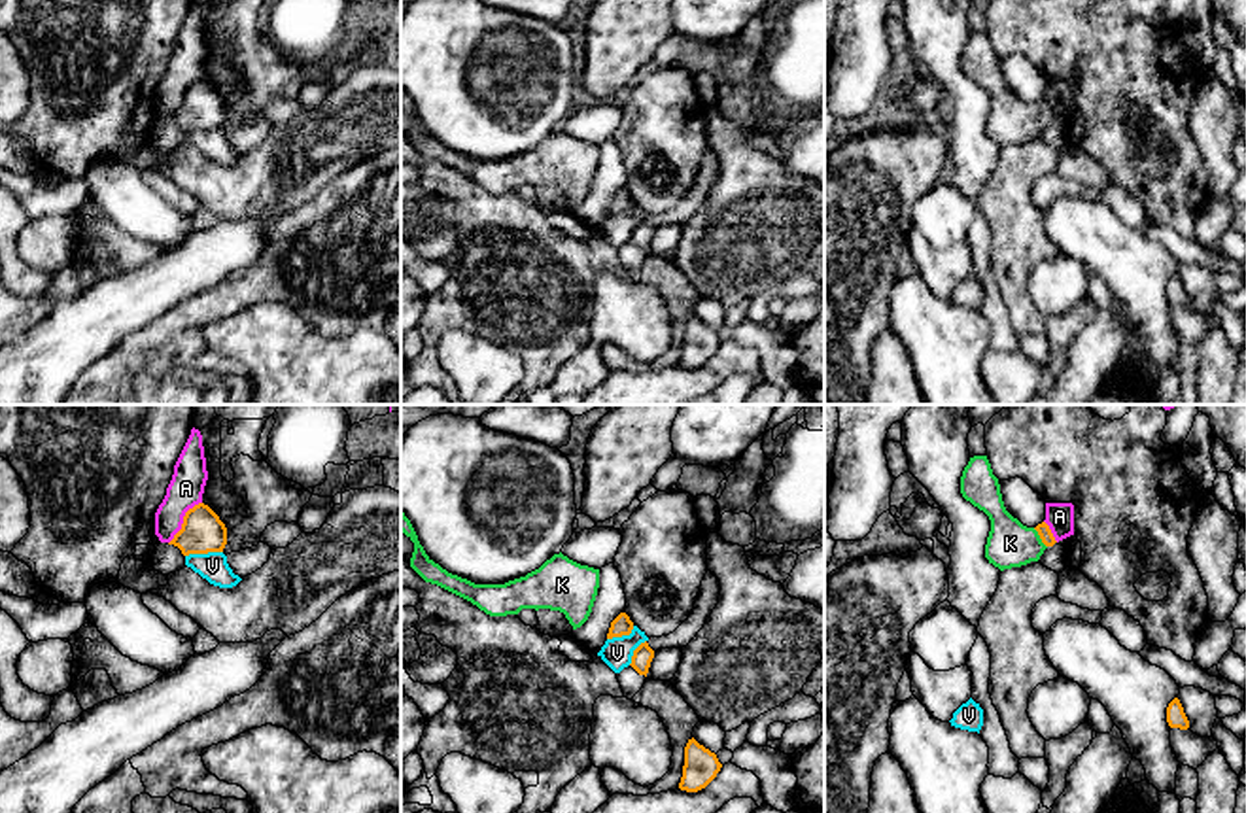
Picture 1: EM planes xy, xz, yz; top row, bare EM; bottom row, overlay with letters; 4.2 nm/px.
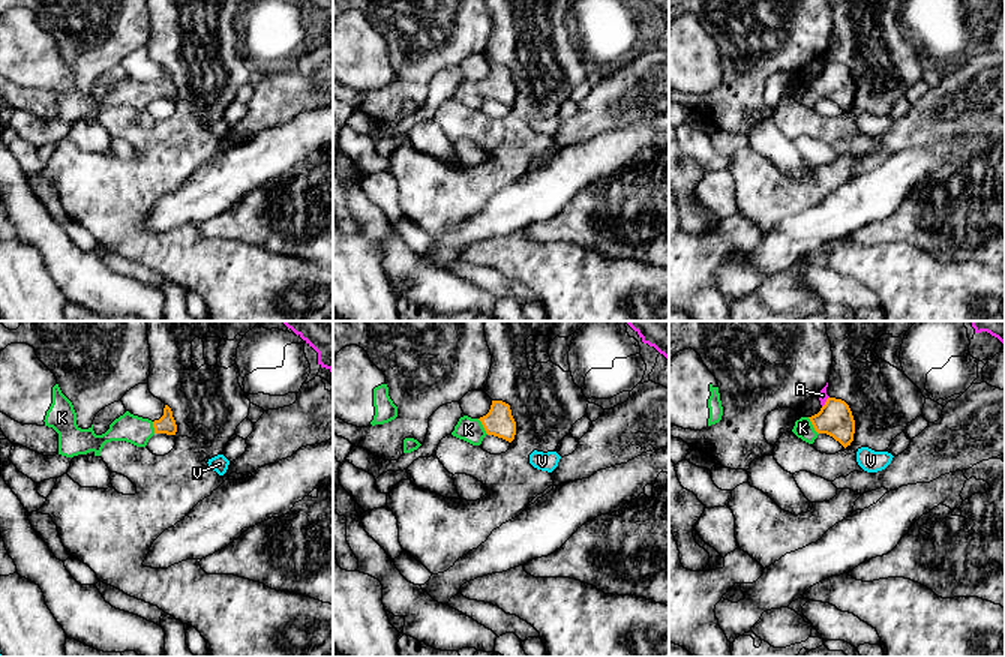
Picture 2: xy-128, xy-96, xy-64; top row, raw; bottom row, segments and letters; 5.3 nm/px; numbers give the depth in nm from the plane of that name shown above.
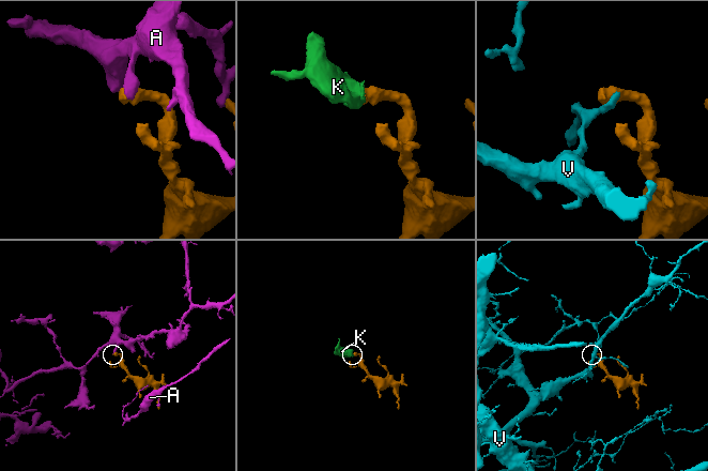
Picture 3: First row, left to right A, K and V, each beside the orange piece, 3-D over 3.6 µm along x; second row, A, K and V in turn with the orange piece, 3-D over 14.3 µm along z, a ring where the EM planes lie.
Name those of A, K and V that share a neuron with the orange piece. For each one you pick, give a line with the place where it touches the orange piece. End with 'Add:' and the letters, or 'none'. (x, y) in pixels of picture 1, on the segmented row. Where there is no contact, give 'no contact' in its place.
K: yz (1040, 537)
Add: K

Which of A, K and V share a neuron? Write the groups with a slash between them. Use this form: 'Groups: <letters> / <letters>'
Groups: A / K / V

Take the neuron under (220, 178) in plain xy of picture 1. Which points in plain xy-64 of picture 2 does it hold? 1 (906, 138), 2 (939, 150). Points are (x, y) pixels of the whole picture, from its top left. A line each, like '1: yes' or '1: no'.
1: yes
2: no

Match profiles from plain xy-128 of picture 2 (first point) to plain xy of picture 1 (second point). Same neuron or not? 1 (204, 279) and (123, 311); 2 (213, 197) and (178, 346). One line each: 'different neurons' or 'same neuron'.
1: different neurons
2: different neurons

